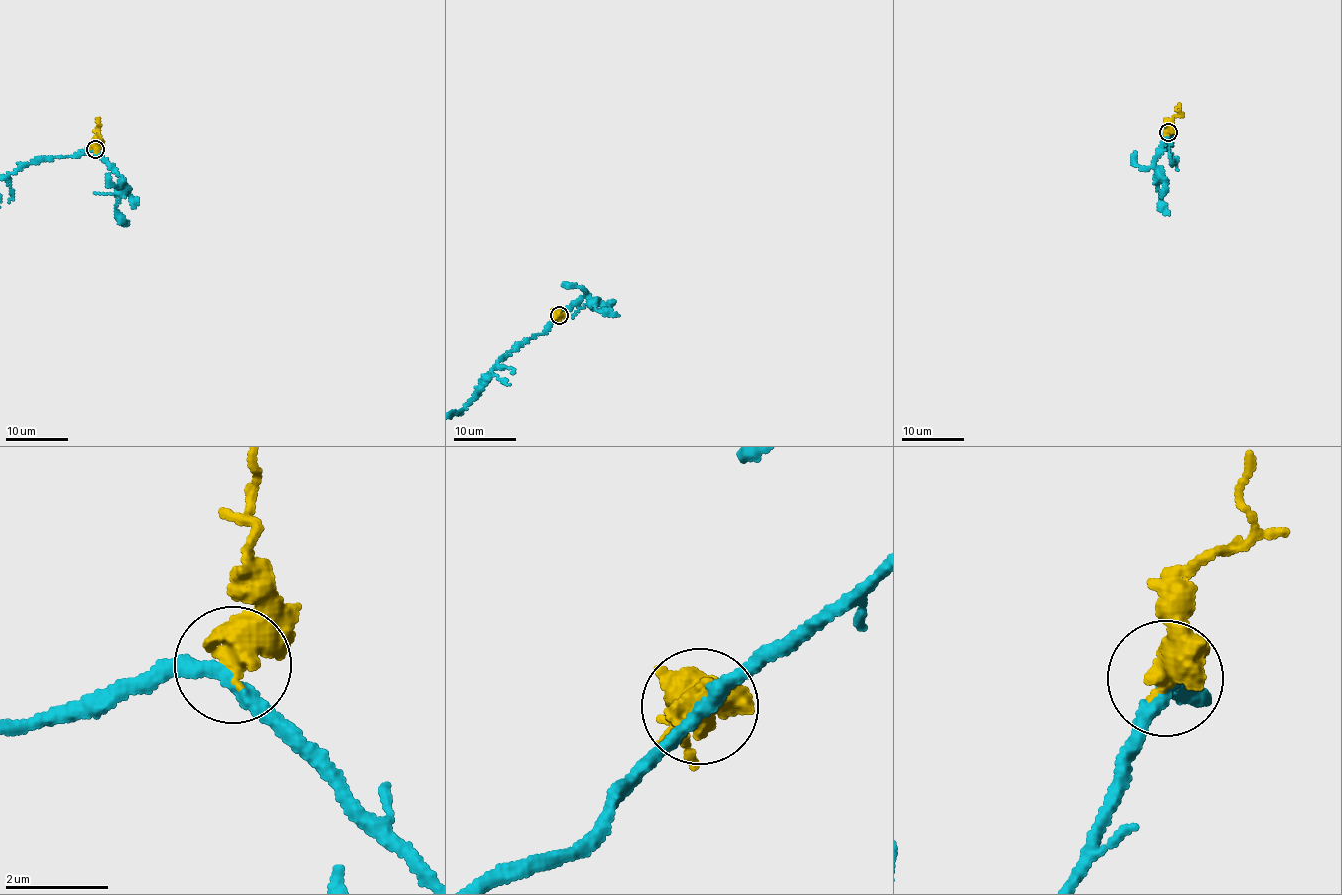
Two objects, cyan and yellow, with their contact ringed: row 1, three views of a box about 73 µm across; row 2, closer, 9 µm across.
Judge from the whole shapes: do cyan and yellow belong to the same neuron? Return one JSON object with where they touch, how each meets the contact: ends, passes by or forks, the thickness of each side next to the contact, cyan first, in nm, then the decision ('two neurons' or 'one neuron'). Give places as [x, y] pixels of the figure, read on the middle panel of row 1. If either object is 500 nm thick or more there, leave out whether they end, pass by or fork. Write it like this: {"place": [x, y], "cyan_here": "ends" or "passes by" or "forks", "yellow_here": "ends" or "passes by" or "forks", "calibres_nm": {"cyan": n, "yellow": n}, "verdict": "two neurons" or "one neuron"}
{"place": [559, 315], "calibres_nm": {"cyan": 280, "yellow": 700}, "verdict": "one neuron"}

